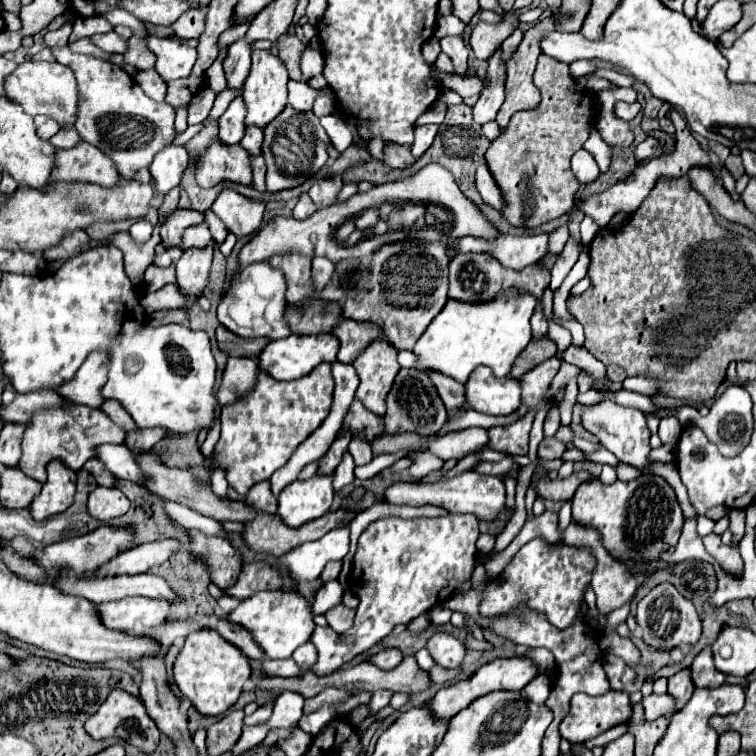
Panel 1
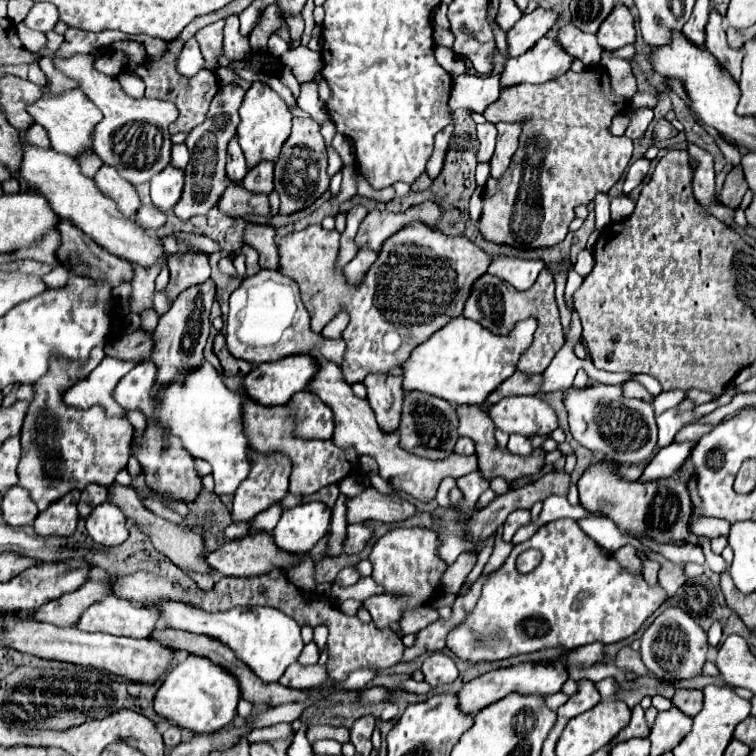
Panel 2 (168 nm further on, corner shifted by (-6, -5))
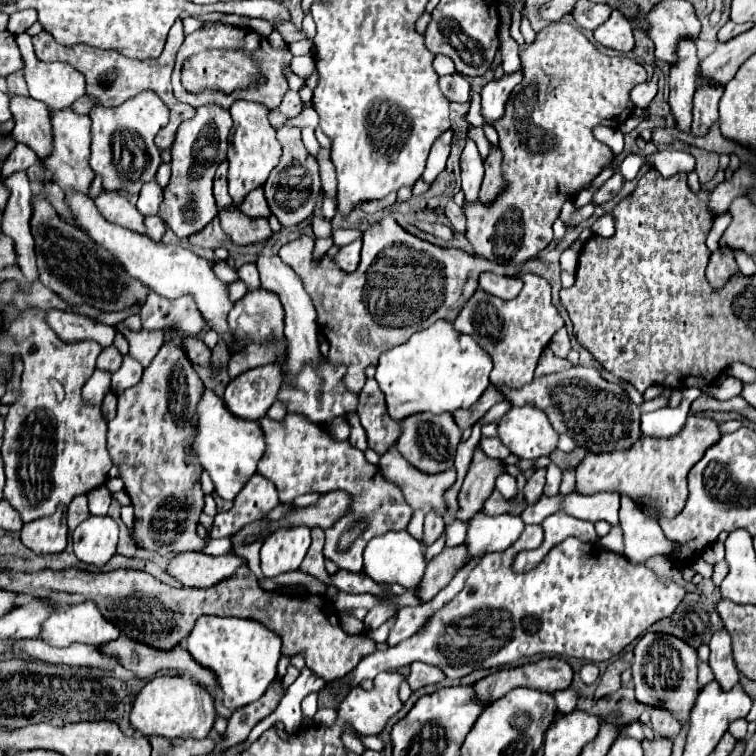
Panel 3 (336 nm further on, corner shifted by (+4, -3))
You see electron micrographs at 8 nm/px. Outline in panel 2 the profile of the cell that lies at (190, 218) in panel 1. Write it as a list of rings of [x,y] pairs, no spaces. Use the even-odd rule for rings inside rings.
[[[175,252],[169,254],[167,266],[171,270],[171,280],[167,286],[167,294],[171,300],[177,294],[193,284],[201,284],[209,278],[209,254],[207,252]]]

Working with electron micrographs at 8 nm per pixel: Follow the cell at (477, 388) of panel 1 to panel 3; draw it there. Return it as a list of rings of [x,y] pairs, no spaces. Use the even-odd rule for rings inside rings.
[[[513,408],[499,422],[499,438],[523,460],[551,456],[557,450],[559,434],[553,430],[545,414],[537,408]]]

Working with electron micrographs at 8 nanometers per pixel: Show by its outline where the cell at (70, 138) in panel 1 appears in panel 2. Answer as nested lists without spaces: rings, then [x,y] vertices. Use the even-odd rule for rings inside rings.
[[[91,150],[91,152],[83,152],[83,156],[79,156],[79,158],[75,158],[75,160],[79,162],[81,172],[83,172],[85,176],[89,176],[89,178],[93,178],[95,172],[97,172],[97,168],[103,164],[103,162],[95,156],[93,150]]]

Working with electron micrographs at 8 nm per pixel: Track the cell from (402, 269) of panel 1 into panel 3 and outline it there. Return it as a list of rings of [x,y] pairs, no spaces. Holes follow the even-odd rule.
[[[391,216],[367,228],[361,264],[353,274],[343,274],[329,256],[315,262],[313,244],[315,238],[301,236],[281,246],[279,258],[303,280],[317,308],[319,330],[331,344],[327,360],[347,366],[345,384],[355,392],[365,384],[365,368],[369,364],[375,366],[381,352],[407,342],[411,334],[429,328],[437,320],[455,320],[465,302],[475,294],[481,272],[519,276],[515,266],[501,266],[455,248],[445,250],[419,240],[405,232]]]

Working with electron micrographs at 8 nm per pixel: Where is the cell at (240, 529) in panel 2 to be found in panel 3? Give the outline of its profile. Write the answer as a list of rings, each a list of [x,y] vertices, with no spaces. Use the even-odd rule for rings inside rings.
[[[169,332],[169,338],[161,346],[159,354],[153,358],[149,368],[145,368],[141,382],[117,396],[117,416],[109,420],[107,450],[113,464],[121,470],[125,492],[129,494],[135,508],[133,542],[137,548],[161,556],[171,552],[199,552],[210,540],[210,537],[199,538],[197,534],[199,516],[203,512],[203,466],[197,462],[197,456],[191,450],[193,434],[197,434],[197,402],[201,400],[201,390],[205,390],[205,386],[181,350],[181,340],[183,338],[179,334]]]

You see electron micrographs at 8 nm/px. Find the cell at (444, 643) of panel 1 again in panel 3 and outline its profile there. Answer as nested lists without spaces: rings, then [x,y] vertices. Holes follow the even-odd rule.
[[[415,662],[411,664],[411,672],[407,676],[407,682],[411,686],[411,690],[419,690],[421,686],[427,686],[427,684],[437,684],[441,682],[445,676],[443,672],[437,668],[437,666],[429,666],[429,664],[421,664],[421,662]]]

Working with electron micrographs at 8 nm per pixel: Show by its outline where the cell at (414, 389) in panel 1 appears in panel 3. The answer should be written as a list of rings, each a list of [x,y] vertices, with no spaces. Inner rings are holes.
[[[415,414],[405,418],[405,422],[401,422],[401,430],[403,434],[397,440],[397,450],[411,466],[415,466],[425,474],[439,474],[453,468],[455,450],[461,442],[461,430],[455,426],[455,420],[451,414],[439,414],[439,416]]]

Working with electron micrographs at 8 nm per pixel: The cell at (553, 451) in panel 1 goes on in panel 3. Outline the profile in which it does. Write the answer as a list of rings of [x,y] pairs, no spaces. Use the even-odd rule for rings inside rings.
[[[479,448],[475,450],[473,456],[473,464],[465,476],[465,482],[459,490],[459,510],[455,514],[457,520],[467,522],[469,518],[473,518],[477,512],[481,512],[483,502],[491,496],[493,488],[495,488],[495,478],[499,474],[503,474],[503,464],[501,460],[493,460],[489,456],[485,456]]]

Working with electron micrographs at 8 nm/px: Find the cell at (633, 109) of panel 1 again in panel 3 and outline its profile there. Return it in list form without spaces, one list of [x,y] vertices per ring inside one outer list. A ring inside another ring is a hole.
[[[597,126],[597,128],[593,130],[593,134],[595,134],[595,138],[597,138],[599,142],[603,142],[603,144],[609,146],[609,148],[613,148],[613,154],[615,154],[615,156],[621,154],[621,150],[623,150],[623,134],[621,134],[621,130],[607,128],[607,126]]]

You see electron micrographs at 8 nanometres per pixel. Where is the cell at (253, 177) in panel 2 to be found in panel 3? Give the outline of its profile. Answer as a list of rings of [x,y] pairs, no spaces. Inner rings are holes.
[[[257,188],[253,194],[247,196],[247,200],[241,204],[241,212],[251,218],[269,218],[271,216],[271,210],[263,196],[263,188]]]

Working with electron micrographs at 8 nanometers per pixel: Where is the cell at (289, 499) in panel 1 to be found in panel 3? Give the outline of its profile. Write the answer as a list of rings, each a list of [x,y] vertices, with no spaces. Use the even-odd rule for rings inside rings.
[[[281,528],[265,538],[261,546],[261,570],[265,578],[297,570],[309,550],[309,528]]]

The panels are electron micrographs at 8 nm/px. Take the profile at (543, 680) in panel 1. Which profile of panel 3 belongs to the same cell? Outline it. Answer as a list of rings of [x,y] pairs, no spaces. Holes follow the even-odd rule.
[[[573,688],[555,692],[555,702],[557,702],[561,714],[571,714],[571,710],[577,708],[577,698],[579,698],[579,692]]]

